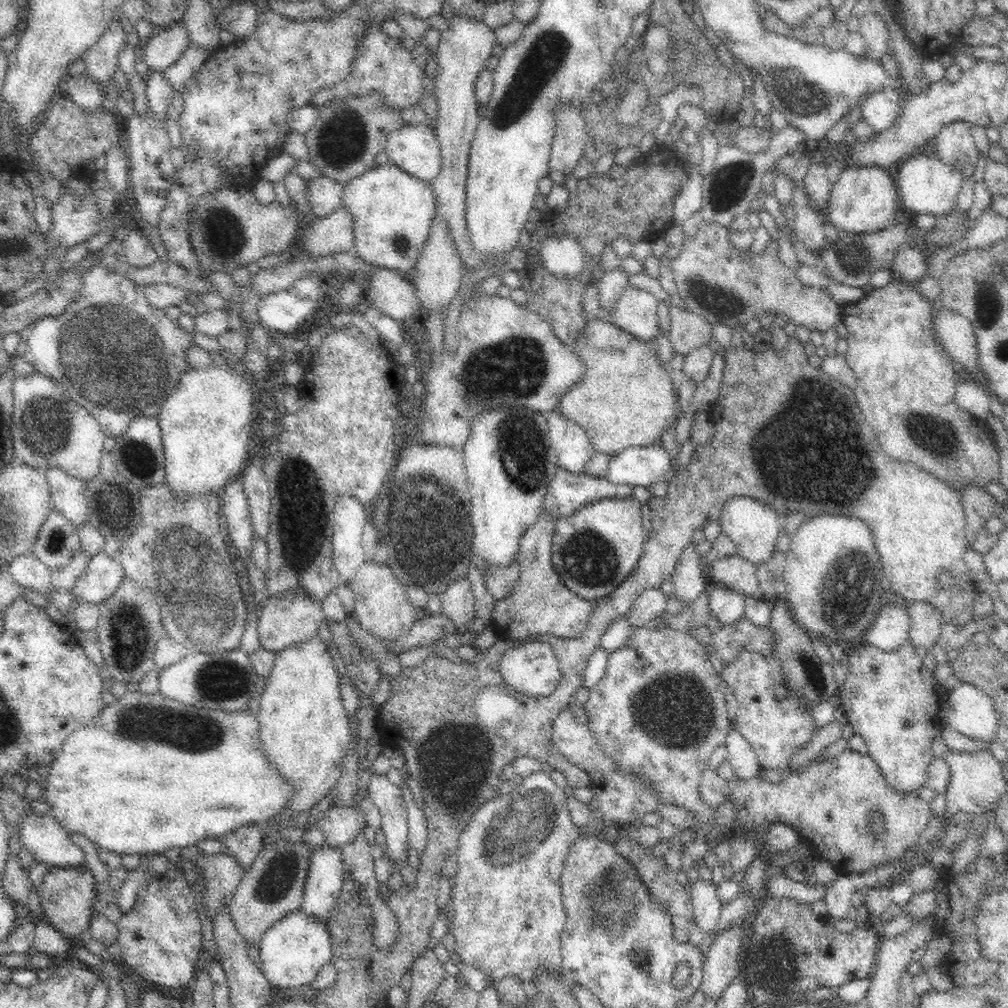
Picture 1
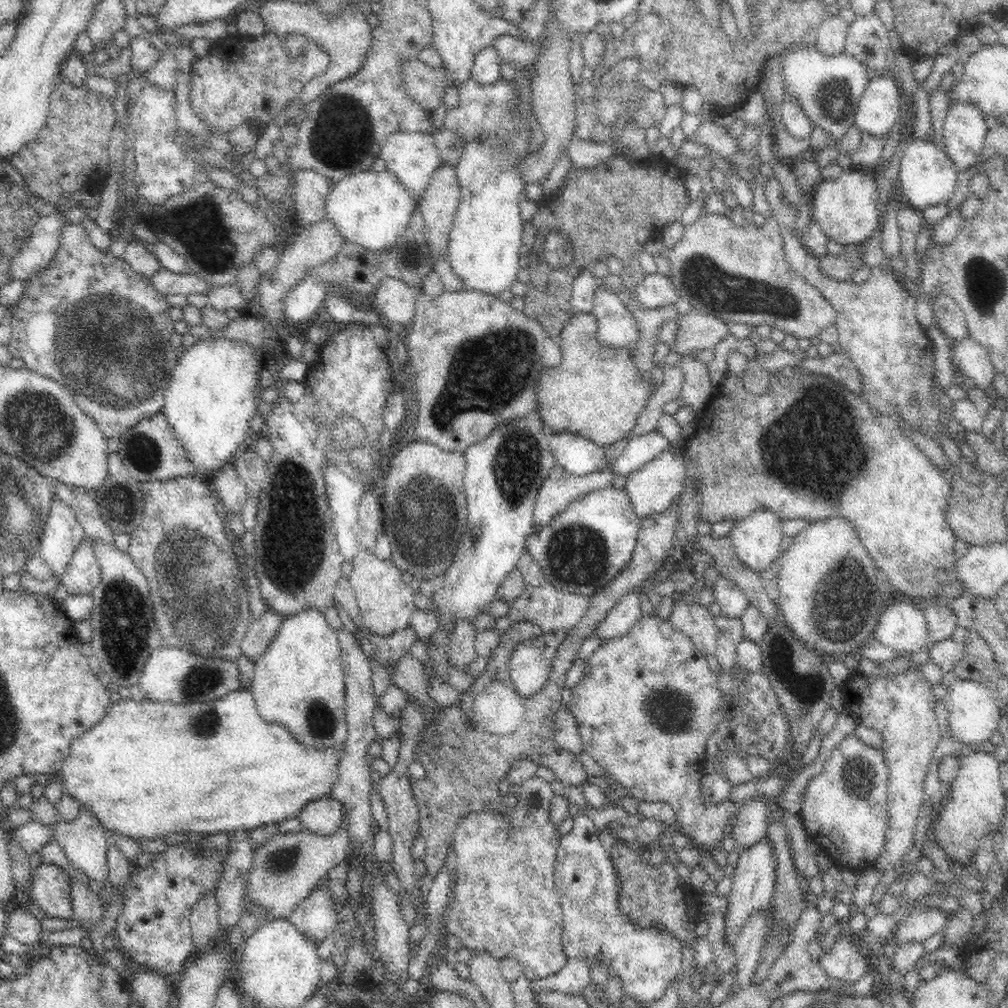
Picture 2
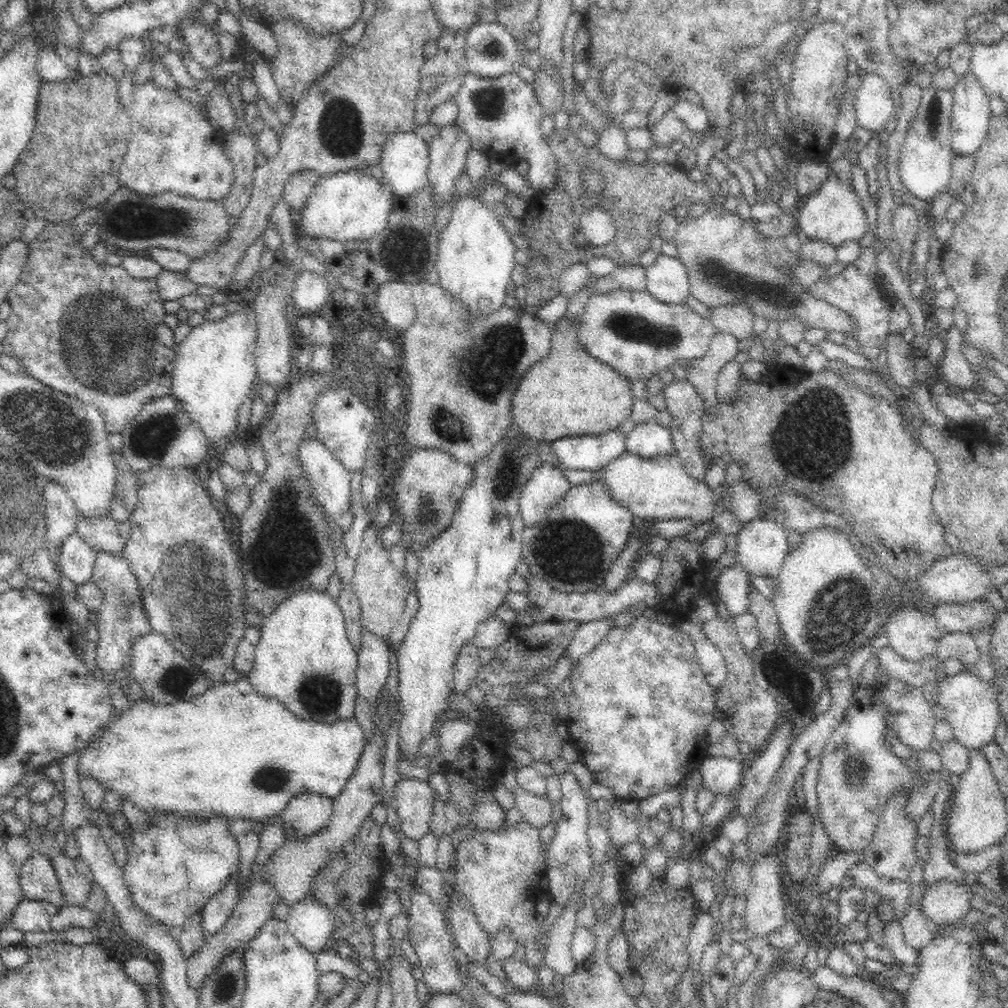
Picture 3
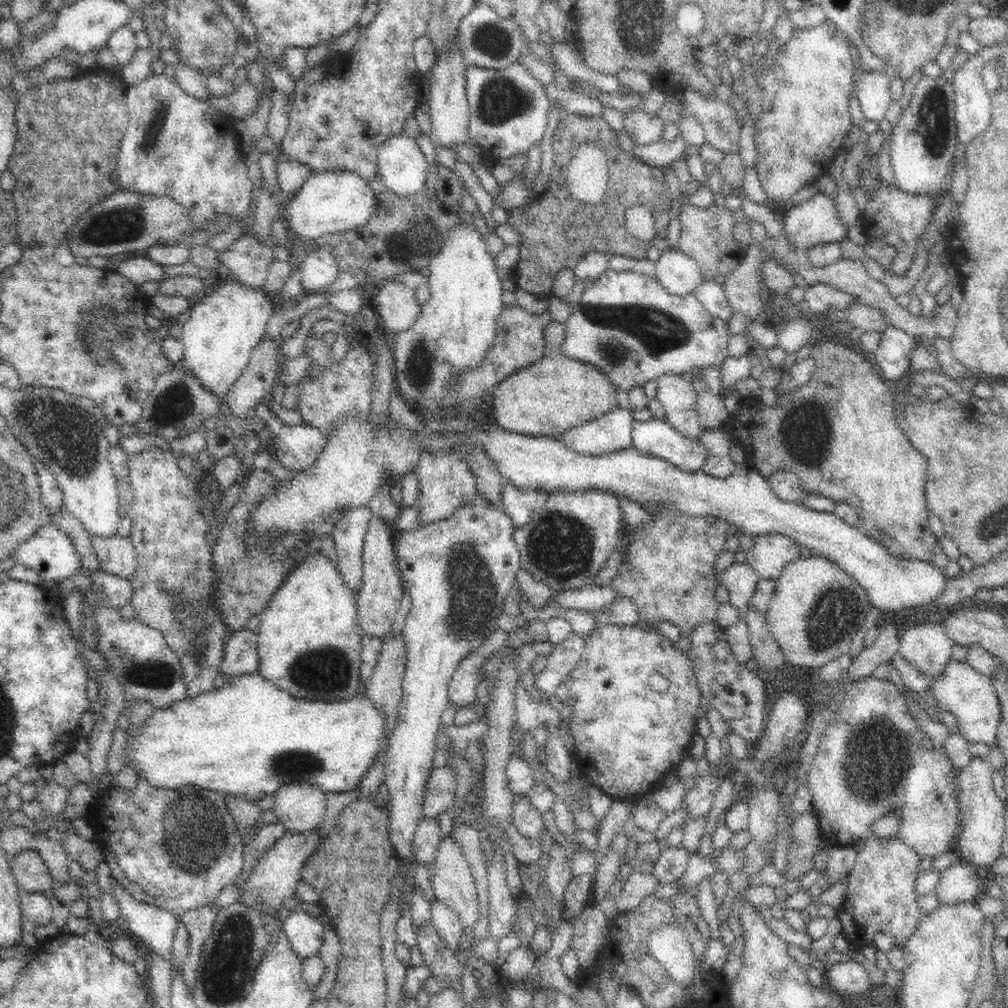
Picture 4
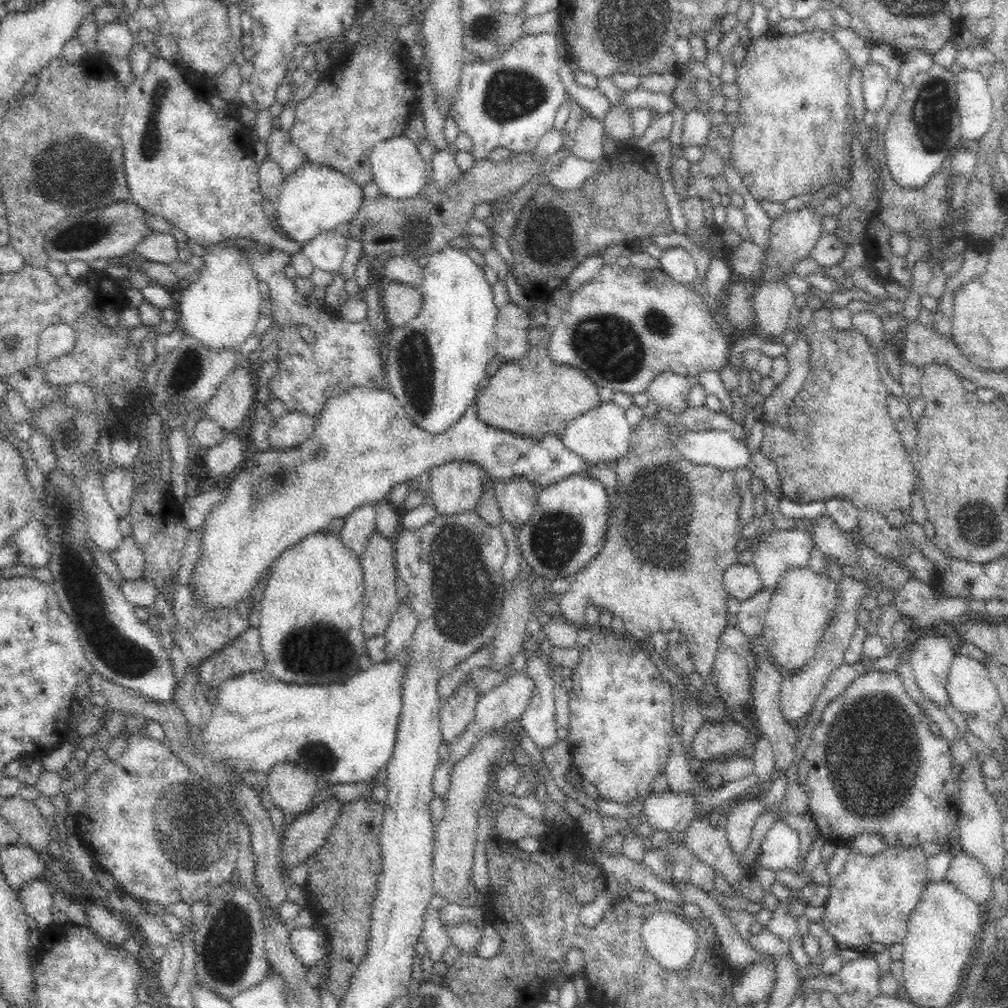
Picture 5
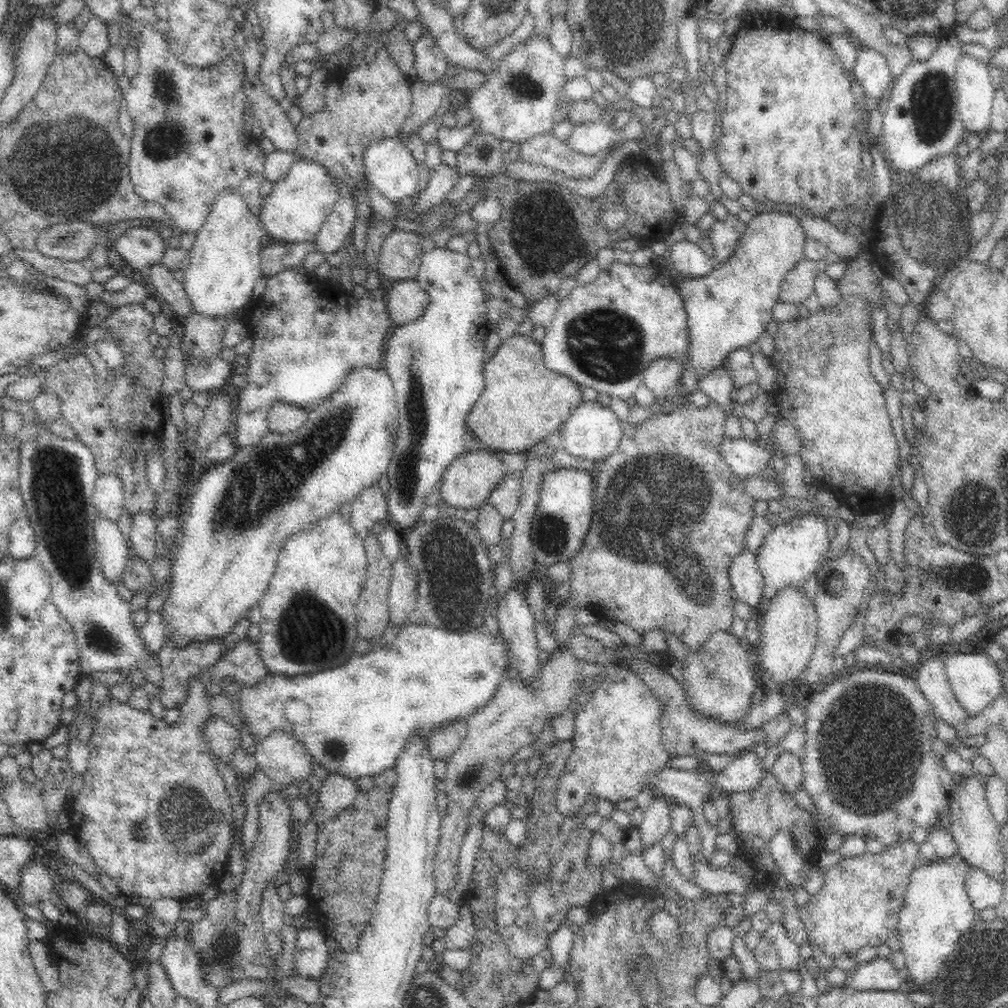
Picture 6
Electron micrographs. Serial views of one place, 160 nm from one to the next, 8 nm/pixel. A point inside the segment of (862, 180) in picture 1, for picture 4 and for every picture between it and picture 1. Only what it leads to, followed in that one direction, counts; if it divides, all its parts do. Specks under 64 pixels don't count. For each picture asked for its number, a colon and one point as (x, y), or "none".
2: (846, 207)
3: (835, 214)
4: (815, 221)

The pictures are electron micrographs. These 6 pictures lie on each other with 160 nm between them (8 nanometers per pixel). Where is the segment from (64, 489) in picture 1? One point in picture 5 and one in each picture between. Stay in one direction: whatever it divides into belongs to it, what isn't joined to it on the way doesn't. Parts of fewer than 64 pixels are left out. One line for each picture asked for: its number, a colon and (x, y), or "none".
2: (82, 503)
3: (101, 531)
4: (115, 553)
5: (128, 558)

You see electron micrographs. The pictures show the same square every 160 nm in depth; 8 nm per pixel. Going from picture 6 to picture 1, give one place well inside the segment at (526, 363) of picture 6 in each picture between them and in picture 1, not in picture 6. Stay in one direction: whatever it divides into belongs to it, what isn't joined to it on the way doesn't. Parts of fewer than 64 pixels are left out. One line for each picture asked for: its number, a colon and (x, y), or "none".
1: (627, 399)
2: (599, 392)
3: (570, 393)
4: (548, 398)
5: (536, 396)

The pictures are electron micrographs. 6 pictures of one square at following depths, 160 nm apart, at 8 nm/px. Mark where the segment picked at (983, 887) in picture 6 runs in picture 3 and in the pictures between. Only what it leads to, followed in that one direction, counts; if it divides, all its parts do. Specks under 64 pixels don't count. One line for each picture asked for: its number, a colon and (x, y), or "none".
3: (944, 903)
4: (960, 884)
5: (966, 874)

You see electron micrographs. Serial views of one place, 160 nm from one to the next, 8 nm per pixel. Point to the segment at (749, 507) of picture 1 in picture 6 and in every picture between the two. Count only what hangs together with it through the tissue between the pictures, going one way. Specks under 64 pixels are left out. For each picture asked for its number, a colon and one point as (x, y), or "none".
2: (756, 539)
3: (761, 547)
4: (769, 554)
5: (781, 550)
6: (790, 552)

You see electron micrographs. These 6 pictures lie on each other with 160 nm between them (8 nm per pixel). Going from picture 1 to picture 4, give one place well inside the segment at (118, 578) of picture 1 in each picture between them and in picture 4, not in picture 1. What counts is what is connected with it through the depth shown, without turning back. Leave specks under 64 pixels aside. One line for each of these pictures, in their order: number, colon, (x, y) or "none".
2: (83, 575)
3: (77, 558)
4: (50, 552)

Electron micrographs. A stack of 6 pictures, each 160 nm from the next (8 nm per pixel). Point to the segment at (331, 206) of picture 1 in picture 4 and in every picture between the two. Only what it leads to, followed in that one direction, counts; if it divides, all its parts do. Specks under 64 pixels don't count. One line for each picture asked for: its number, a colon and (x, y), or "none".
2: (310, 191)
3: (298, 189)
4: (291, 175)

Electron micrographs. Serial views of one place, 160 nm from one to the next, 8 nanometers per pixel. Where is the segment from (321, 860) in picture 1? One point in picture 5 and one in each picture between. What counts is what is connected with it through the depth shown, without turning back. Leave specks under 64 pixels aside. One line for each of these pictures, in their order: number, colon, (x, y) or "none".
2: (316, 917)
3: (311, 922)
4: (304, 927)
5: (307, 944)

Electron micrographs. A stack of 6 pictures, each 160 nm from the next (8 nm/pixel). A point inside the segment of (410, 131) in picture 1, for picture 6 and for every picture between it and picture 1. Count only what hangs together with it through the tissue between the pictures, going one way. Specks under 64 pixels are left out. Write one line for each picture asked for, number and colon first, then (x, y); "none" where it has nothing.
2: (412, 156)
3: (404, 160)
4: (404, 168)
5: (399, 170)
6: (390, 168)

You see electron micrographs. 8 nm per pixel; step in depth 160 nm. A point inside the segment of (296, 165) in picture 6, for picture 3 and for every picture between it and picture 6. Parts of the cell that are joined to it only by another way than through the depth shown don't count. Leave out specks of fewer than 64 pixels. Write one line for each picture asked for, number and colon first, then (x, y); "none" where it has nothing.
3: (353, 205)
4: (334, 202)
5: (315, 199)

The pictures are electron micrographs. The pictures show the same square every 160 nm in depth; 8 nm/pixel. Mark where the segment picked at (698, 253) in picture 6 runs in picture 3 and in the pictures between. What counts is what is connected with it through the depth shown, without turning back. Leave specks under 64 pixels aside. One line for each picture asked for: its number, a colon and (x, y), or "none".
3: (666, 280)
4: (679, 274)
5: (676, 263)

